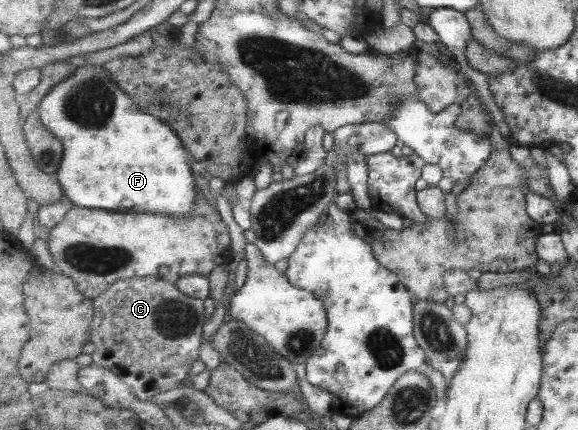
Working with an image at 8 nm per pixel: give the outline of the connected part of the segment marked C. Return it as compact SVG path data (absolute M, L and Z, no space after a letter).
M153 276L145 278L121 279L102 294L92 299L95 310L94 324L91 326L91 342L95 346L92 353L93 362L99 366L115 372L123 382L126 382L141 402L153 400L153 396L179 388L183 380L189 376L193 364L199 360L201 350L201 333L203 326L207 324L207 312L203 300L189 296L189 300L177 290L175 286L163 284L159 278L159 290L153 290L151 282L155 282Z

